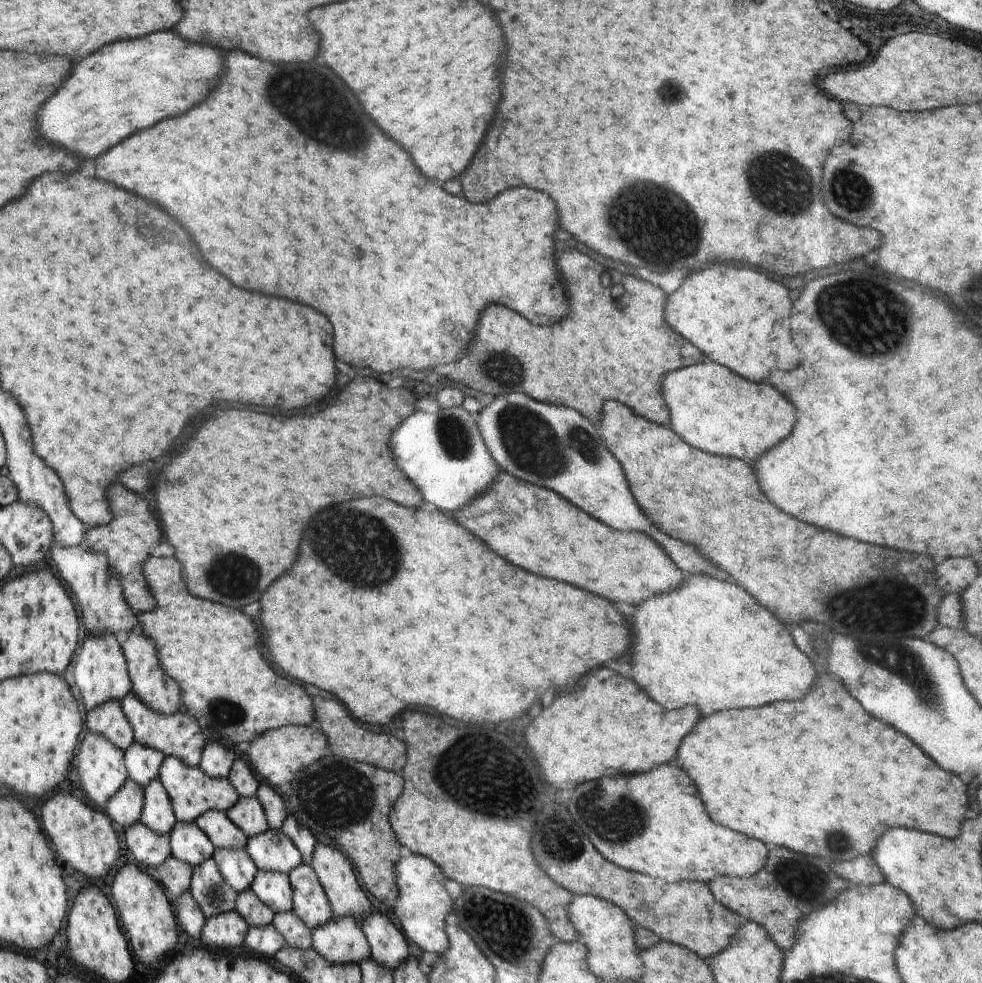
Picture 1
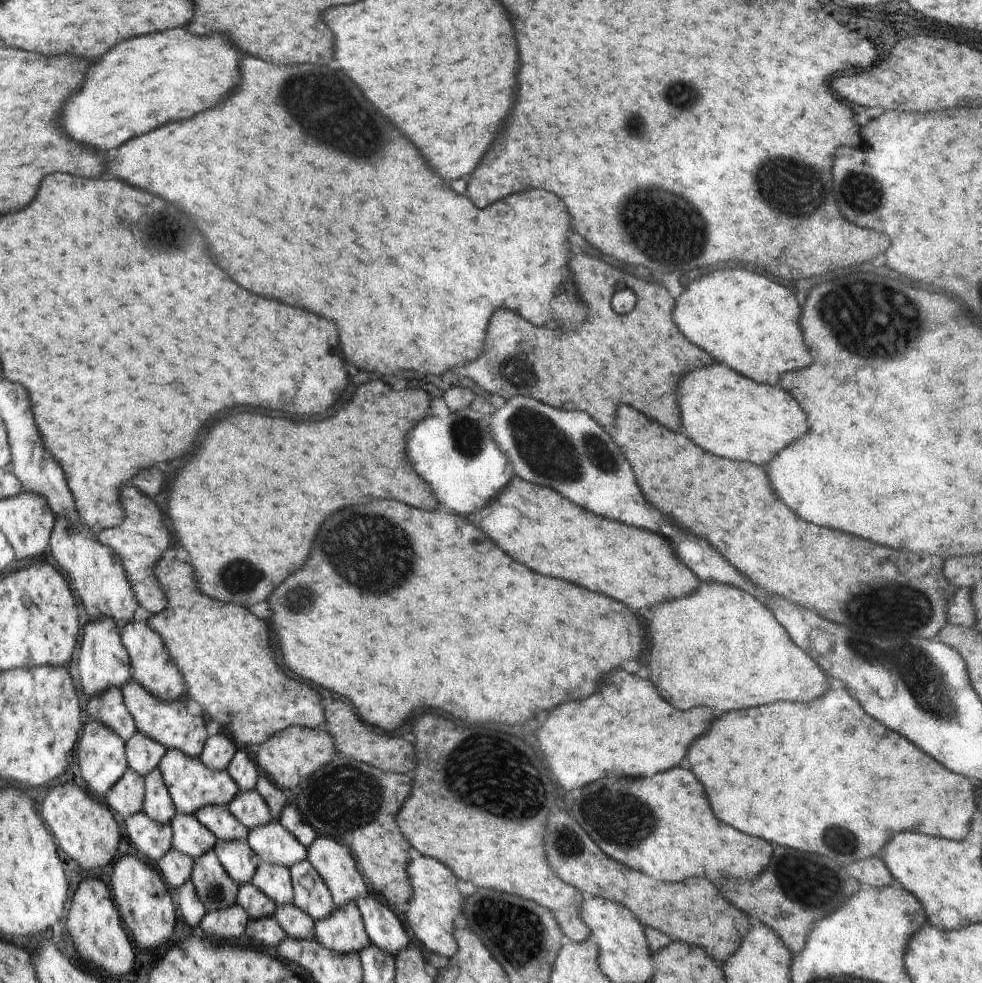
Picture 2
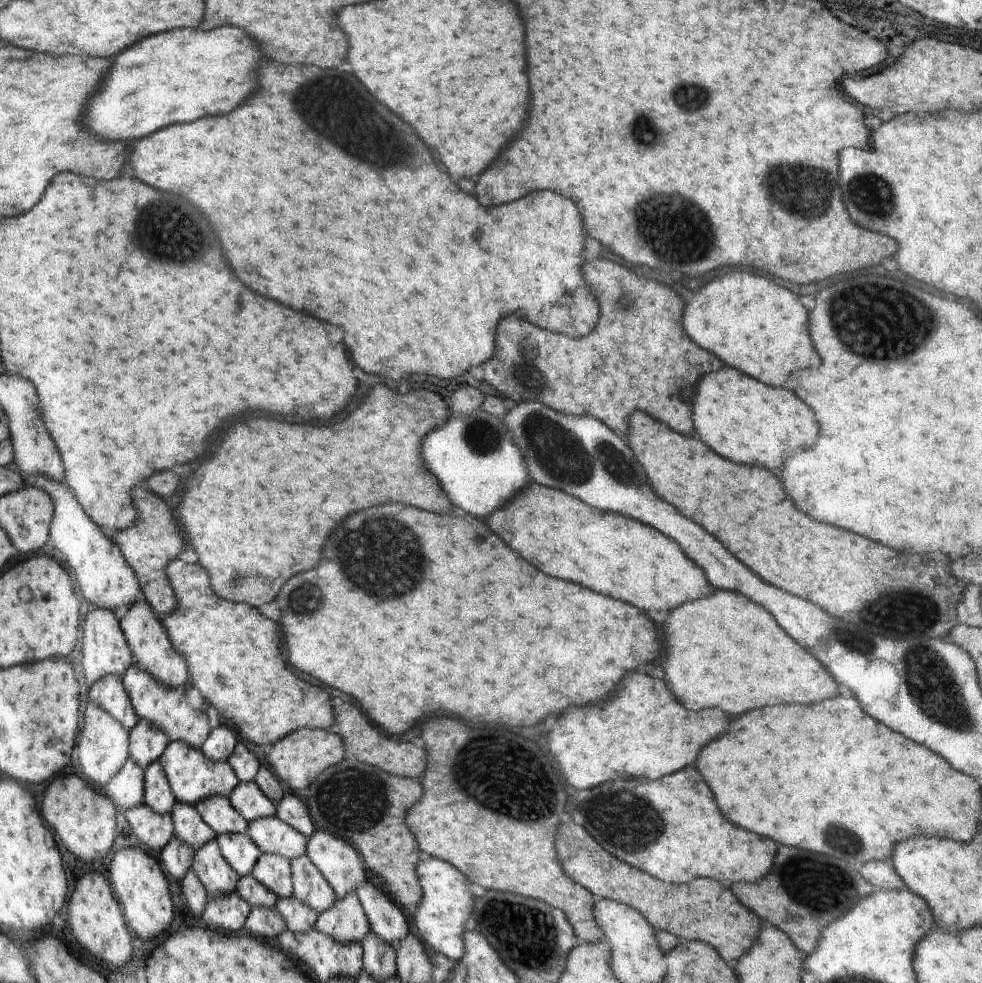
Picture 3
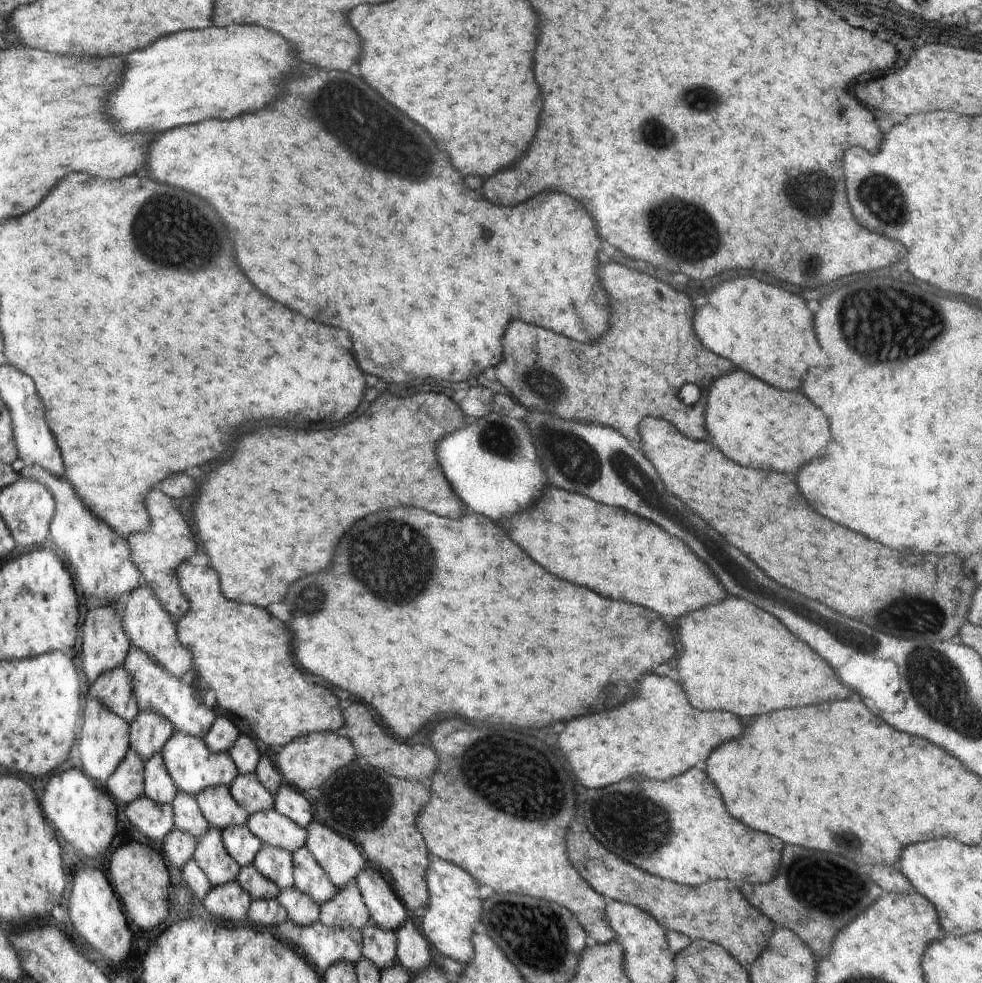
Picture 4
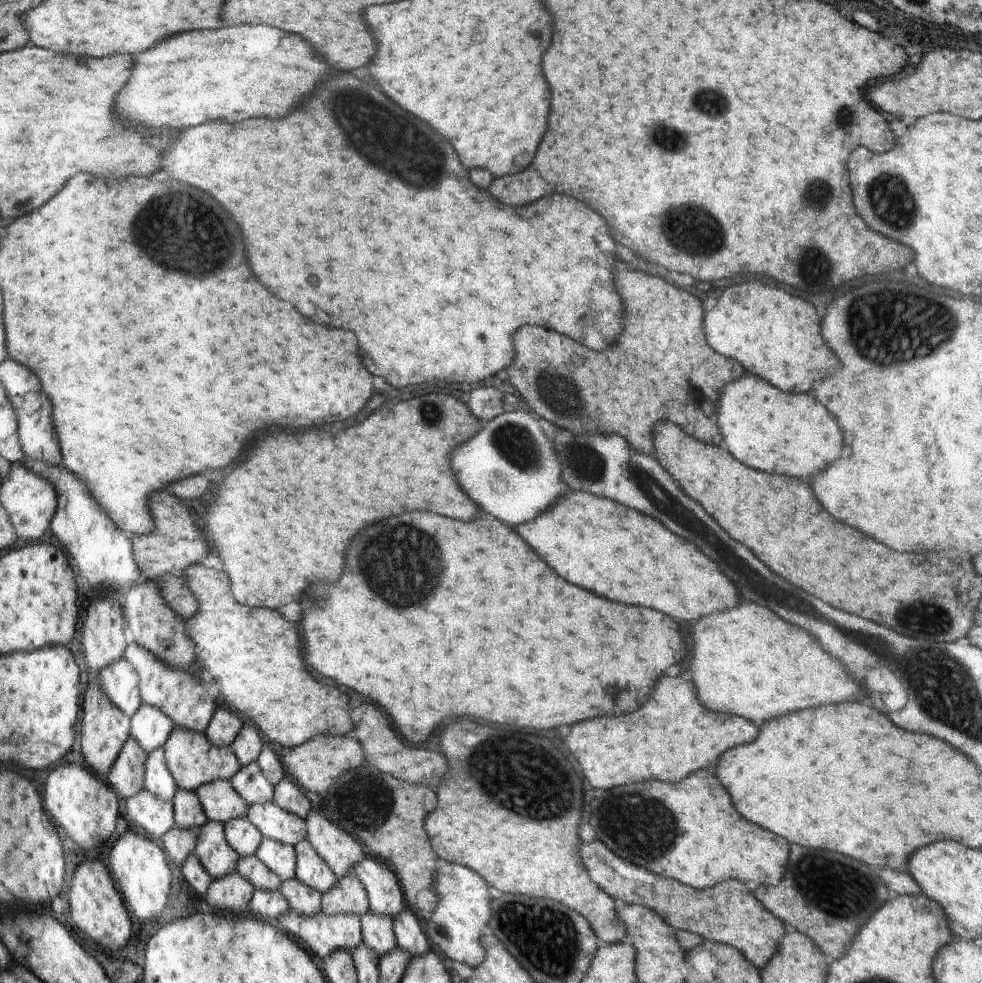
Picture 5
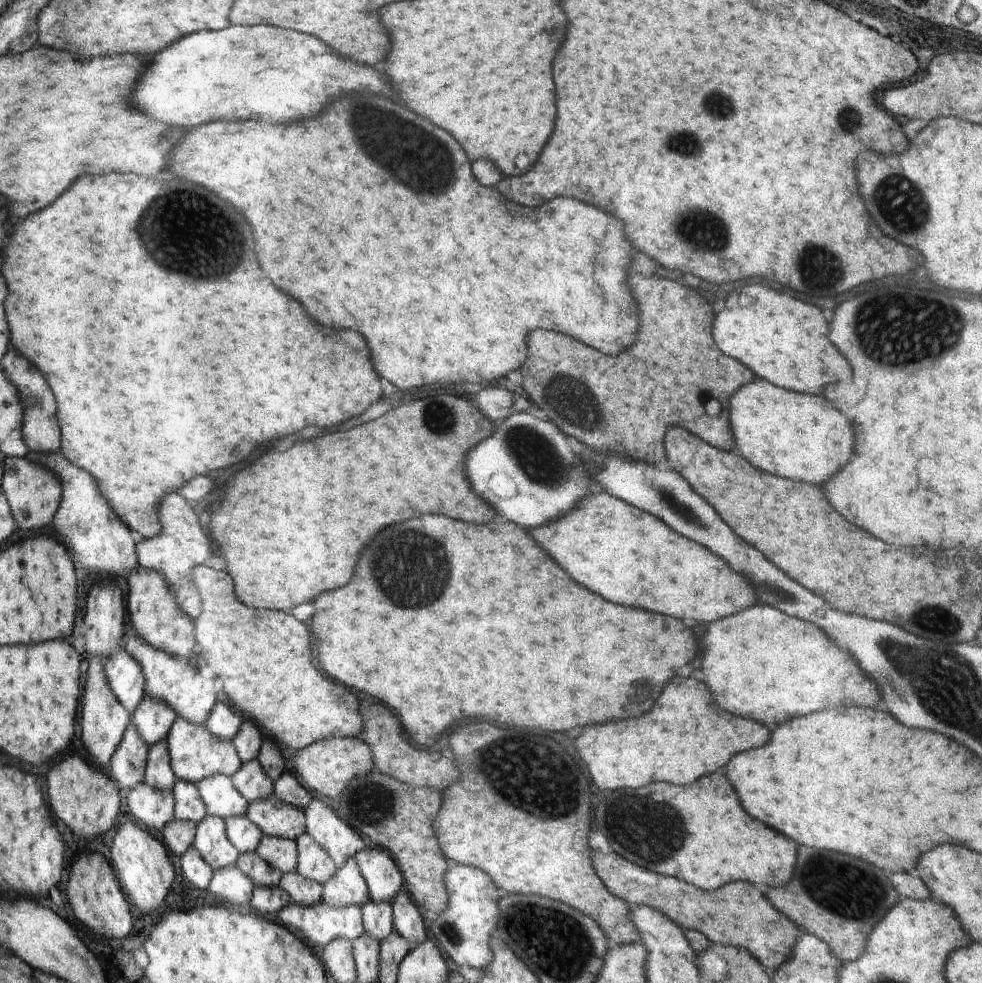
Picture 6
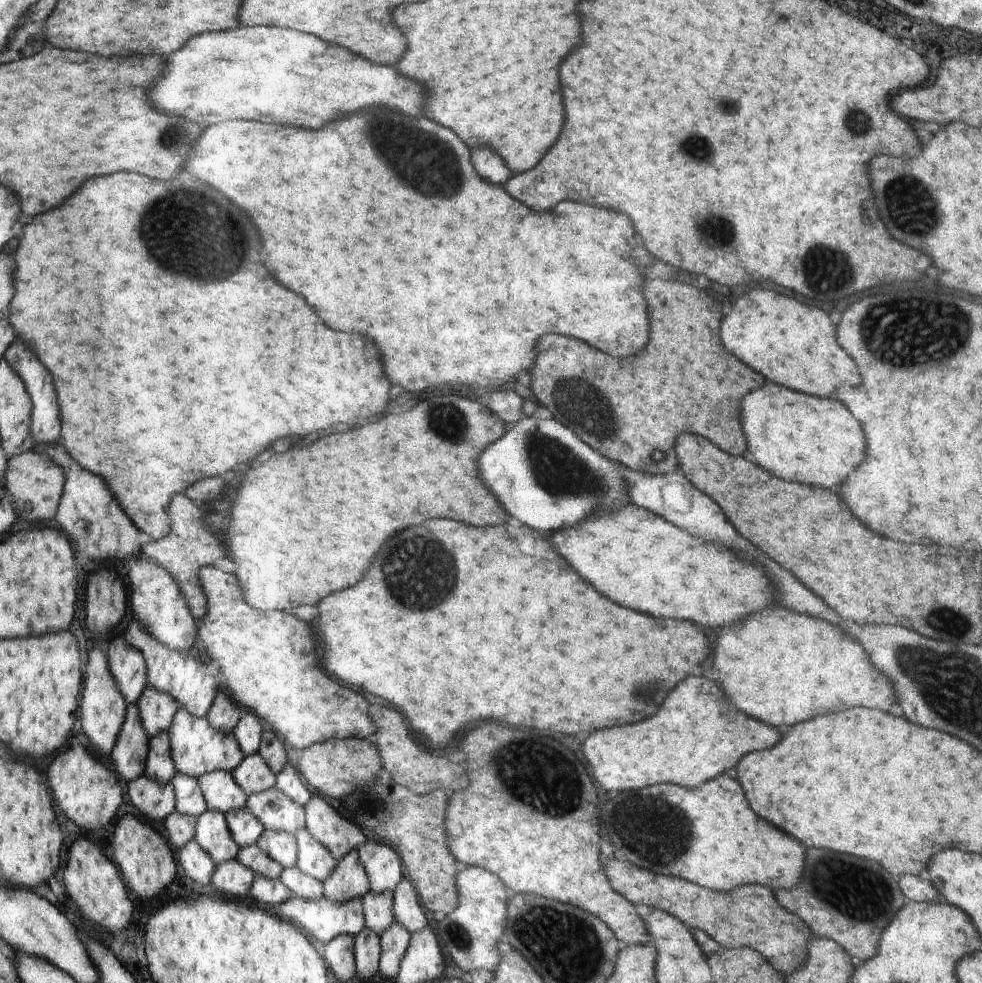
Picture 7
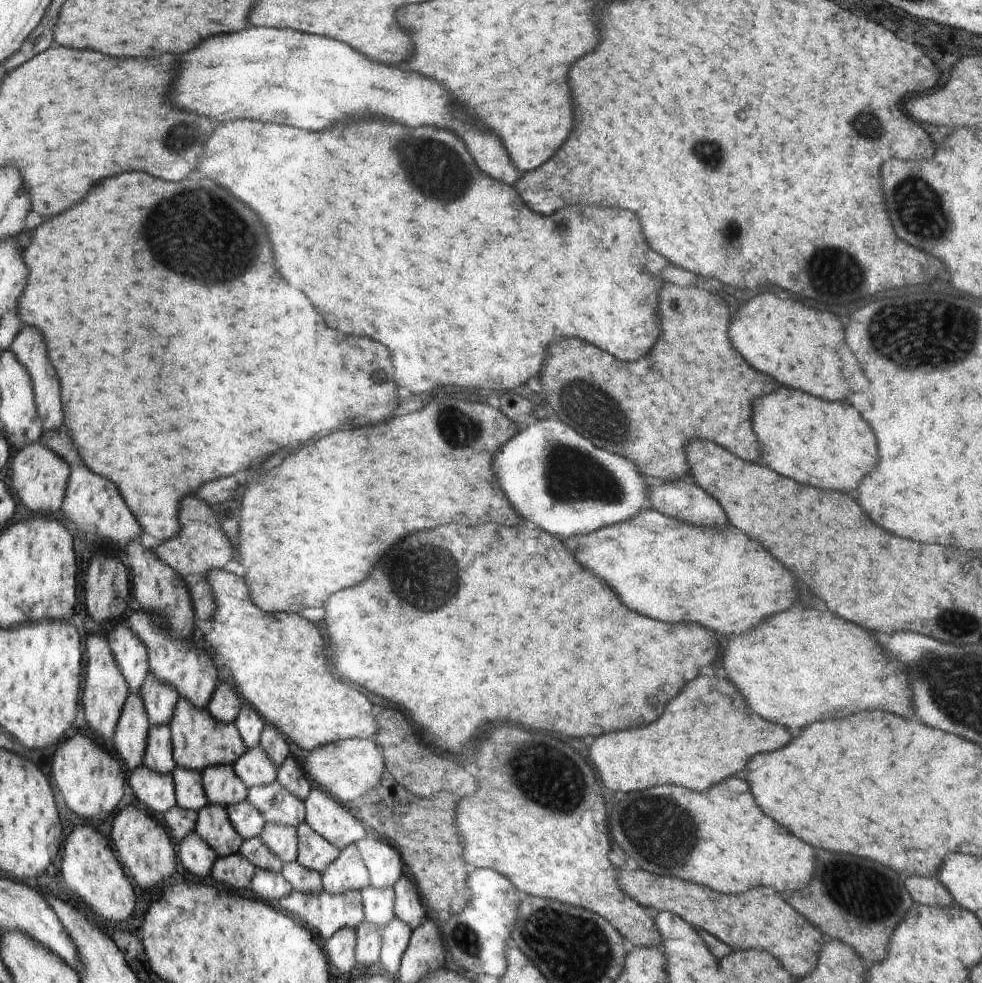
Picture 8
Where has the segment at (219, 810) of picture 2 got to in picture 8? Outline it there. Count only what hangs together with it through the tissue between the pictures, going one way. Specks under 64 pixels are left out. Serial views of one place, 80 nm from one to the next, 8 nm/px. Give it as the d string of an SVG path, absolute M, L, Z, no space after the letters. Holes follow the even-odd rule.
M233 765L211 766L211 768L204 769L201 776L203 789L210 803L227 807L247 800L249 790L239 775L235 773Z

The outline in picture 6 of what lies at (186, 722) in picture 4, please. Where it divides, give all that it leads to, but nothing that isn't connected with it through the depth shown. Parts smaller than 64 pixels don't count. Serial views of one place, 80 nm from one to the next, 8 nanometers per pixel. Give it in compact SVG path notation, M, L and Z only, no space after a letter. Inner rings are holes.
M130 630L129 637L125 641L125 649L131 657L140 663L145 676L145 694L152 698L168 703L178 717L197 725L206 725L217 702L214 696L214 682L202 678L192 666L188 666L188 660L180 660L173 657L167 651L158 650L151 643L146 642L134 630Z

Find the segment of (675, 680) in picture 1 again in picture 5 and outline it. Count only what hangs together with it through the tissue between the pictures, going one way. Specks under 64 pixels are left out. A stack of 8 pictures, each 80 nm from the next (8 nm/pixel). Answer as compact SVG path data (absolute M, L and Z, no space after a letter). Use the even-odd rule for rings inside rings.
M750 601L741 602L735 609L725 613L700 618L700 622L694 624L692 632L694 658L690 668L694 674L694 684L698 688L698 698L710 710L736 714L754 722L756 726L762 726L772 718L780 718L784 714L798 712L804 708L842 702L858 703L858 700L868 698L840 659L824 650L807 630L786 622L765 606Z

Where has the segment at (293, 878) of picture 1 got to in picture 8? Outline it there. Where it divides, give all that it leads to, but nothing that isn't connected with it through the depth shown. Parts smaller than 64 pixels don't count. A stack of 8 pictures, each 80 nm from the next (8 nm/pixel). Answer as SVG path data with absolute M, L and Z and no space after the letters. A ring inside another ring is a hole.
M305 820L297 826L297 861L320 874L338 858L339 848L321 837Z

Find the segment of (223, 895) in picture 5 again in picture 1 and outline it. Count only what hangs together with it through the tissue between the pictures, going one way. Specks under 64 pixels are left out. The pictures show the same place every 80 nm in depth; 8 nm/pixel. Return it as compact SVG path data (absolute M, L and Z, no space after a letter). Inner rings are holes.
M236 910L205 919L201 941L210 951L218 954L243 951L250 926Z

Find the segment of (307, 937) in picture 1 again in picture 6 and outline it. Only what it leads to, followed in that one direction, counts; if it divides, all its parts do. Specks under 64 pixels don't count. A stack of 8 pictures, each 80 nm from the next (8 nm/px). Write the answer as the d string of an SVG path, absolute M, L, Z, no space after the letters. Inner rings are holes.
M297 871L283 873L279 885L288 892L292 902L299 905L312 906L323 900L323 886L302 878Z

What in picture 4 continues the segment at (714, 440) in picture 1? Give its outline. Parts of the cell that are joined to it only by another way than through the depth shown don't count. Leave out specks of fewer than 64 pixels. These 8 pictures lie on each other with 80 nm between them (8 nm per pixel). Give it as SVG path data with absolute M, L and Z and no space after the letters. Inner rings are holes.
M742 370L732 372L732 376L722 376L716 380L710 388L708 396L708 408L706 408L706 428L712 436L712 440L718 442L718 448L724 456L732 458L734 462L750 468L762 468L762 470L778 470L796 474L808 460L816 460L824 454L830 442L830 430L828 420L824 420L824 414L808 398L800 392L780 392L778 388L768 386L766 382L744 374Z

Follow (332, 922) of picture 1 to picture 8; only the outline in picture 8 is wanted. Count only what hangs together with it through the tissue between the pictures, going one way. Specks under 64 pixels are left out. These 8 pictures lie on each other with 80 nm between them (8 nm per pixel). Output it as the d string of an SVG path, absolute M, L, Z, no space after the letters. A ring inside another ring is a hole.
M355 844L340 850L338 858L326 867L321 877L323 889L333 895L358 892L371 884L368 869Z

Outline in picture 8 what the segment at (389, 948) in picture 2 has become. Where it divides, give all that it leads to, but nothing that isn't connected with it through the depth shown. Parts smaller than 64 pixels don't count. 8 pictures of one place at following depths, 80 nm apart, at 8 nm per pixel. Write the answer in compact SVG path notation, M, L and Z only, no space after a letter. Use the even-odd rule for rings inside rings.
M367 834L355 845L368 869L373 887L382 888L393 884L405 873L403 860L395 846L376 838L375 834Z

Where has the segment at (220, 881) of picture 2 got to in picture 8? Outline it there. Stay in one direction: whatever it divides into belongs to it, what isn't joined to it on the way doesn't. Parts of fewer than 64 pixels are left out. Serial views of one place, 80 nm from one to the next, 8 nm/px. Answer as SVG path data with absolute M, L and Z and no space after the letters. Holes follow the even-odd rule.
M210 802L197 812L195 831L215 850L218 857L238 852L244 841L234 830L227 807Z

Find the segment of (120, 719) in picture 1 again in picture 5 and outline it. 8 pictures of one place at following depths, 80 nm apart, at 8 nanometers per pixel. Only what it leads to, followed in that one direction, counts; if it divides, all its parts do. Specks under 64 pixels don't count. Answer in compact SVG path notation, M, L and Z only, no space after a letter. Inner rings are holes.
M126 660L112 662L112 665L103 669L98 674L98 686L108 696L110 702L115 704L129 719L141 708L138 684L140 678Z

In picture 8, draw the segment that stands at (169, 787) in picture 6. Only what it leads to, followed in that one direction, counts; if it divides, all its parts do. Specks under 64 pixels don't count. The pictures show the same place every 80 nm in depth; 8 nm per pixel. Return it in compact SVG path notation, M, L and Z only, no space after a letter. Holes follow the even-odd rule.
M152 725L149 728L143 764L157 773L171 773L176 768L169 725Z

